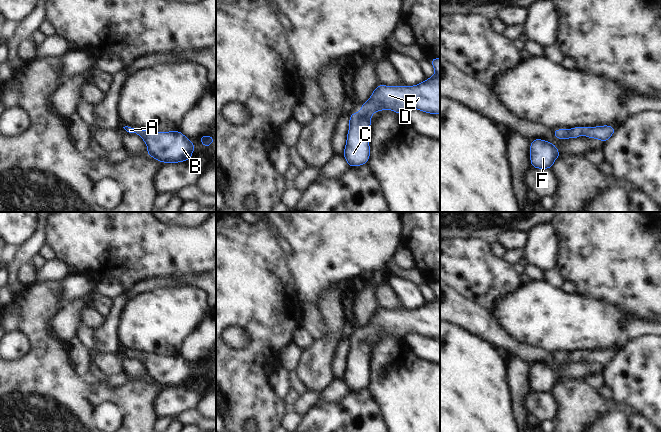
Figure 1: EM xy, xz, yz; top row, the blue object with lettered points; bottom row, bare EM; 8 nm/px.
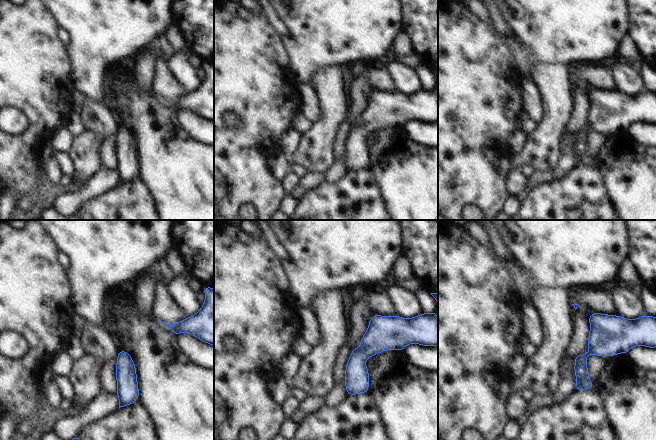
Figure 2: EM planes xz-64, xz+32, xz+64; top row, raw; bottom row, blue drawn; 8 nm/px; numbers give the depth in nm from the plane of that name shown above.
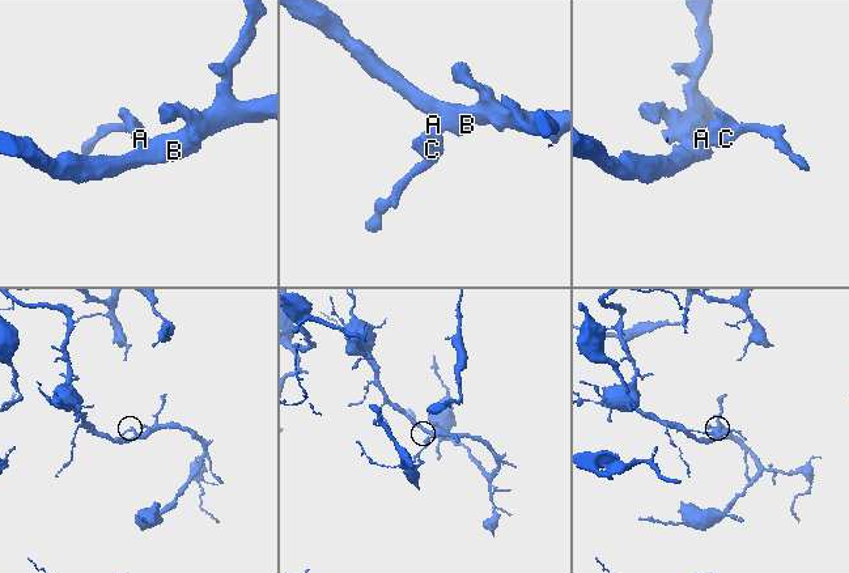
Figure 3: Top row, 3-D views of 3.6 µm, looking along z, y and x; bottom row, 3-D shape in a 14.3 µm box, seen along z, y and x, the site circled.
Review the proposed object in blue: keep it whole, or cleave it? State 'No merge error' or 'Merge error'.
No merge error.

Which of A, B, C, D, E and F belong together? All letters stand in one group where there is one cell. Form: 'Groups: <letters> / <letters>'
Groups: A B C D E F.

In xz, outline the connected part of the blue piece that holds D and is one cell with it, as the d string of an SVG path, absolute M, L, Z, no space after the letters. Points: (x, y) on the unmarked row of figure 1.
M440 282L429 284L435 298L414 310L379 308L370 323L361 328L361 335L350 338L349 354L343 380L349 391L367 388L370 382L369 353L371 340L386 333L403 339L409 333L440 338Z

